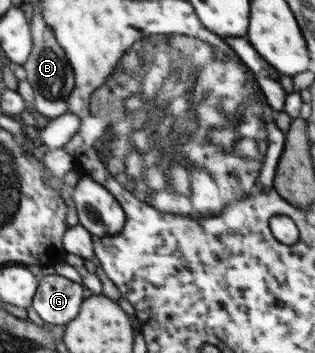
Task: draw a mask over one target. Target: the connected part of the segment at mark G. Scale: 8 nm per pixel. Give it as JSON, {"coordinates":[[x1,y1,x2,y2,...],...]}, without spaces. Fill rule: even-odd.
{"coordinates":[[45,269,39,277,32,306,44,322,57,327,71,322,79,314,83,301,81,283]]}

